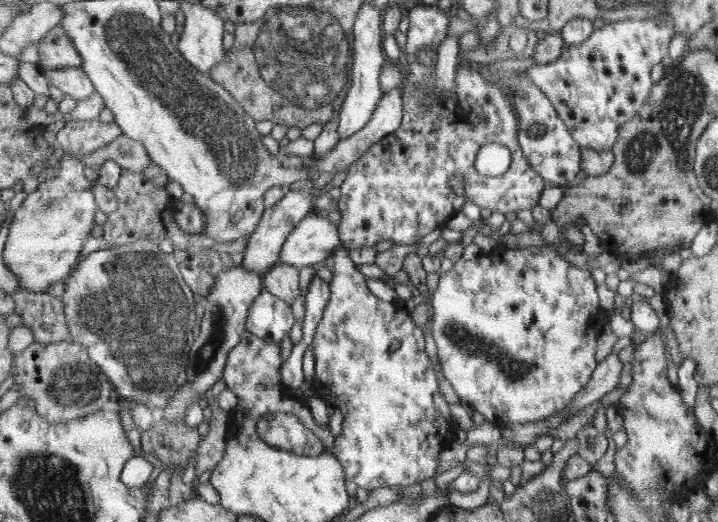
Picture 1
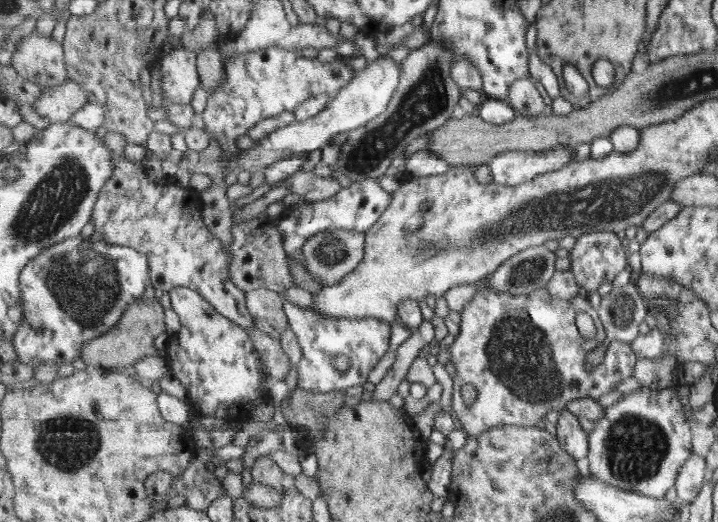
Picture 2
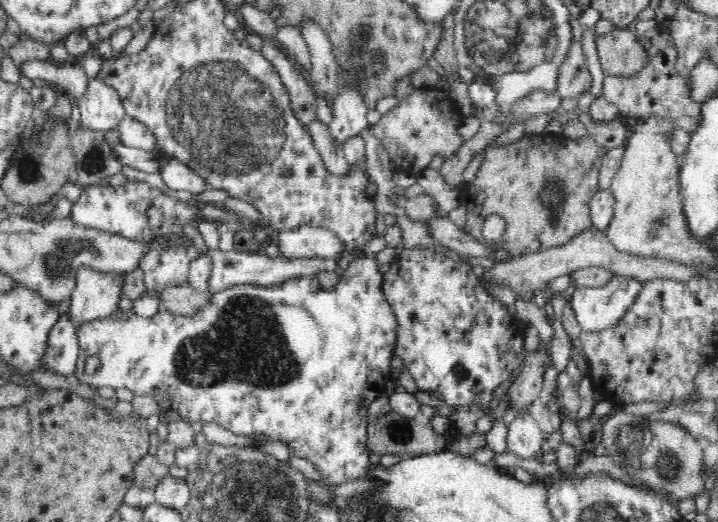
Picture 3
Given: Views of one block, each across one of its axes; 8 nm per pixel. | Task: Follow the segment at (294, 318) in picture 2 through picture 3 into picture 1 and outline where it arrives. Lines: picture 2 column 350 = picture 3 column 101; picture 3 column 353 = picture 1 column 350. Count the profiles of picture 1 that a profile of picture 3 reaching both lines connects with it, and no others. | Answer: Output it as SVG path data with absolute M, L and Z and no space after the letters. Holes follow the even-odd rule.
M341 246L333 257L325 260L333 275L330 282L332 297L312 342L316 378L321 388L317 396L339 408L343 416L342 430L330 452L344 464L346 478L358 487L368 492L385 486L394 491L403 490L437 474L437 456L456 441L455 432L459 426L453 421L451 405L441 394L437 370L425 350L423 330L398 302L385 302L369 290L367 276L357 269L345 249Z

